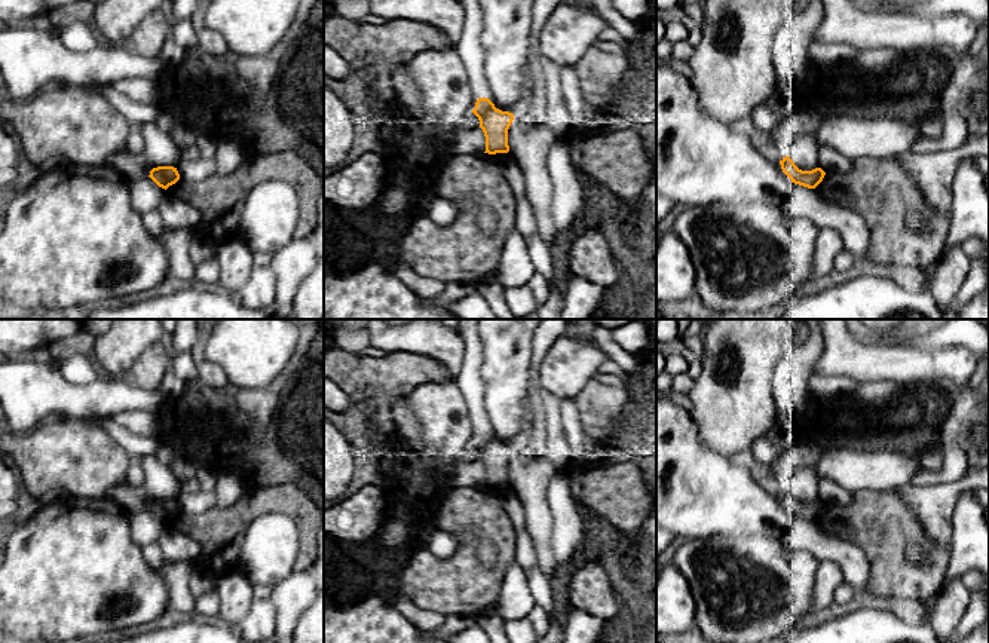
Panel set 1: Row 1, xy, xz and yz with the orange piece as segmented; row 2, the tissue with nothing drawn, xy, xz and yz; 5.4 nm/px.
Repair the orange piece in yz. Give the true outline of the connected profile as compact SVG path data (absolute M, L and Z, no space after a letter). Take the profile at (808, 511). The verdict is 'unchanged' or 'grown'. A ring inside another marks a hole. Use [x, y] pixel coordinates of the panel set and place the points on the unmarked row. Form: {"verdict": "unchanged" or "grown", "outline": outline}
{"verdict": "unchanged", "outline": "M786 489L780 493L783 505L791 512L791 515L815 521L824 511L826 505L821 500L812 503L799 502L794 495Z"}

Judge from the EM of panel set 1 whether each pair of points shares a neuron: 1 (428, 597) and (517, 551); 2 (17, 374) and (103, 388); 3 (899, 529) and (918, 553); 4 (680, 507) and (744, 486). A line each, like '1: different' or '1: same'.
1: different
2: same
3: different
4: same

